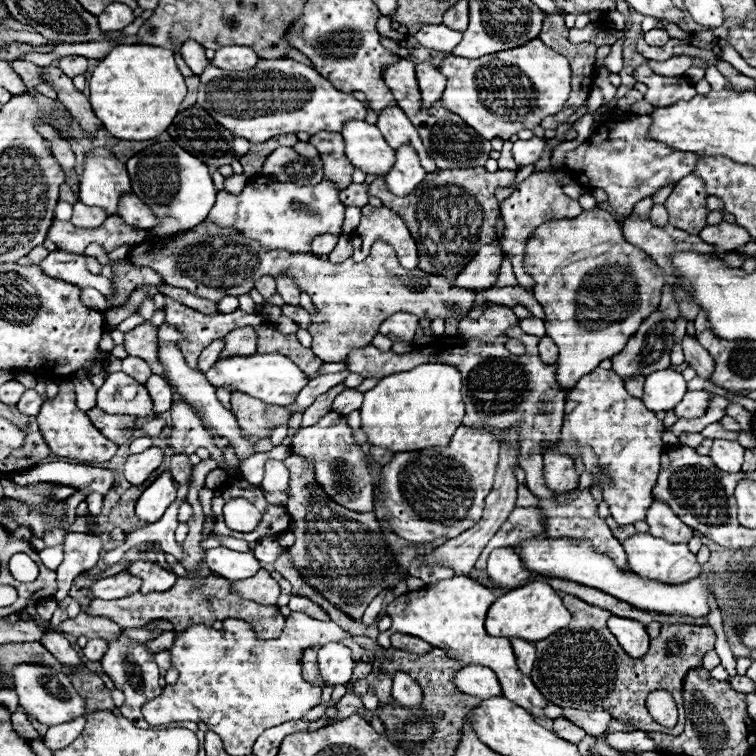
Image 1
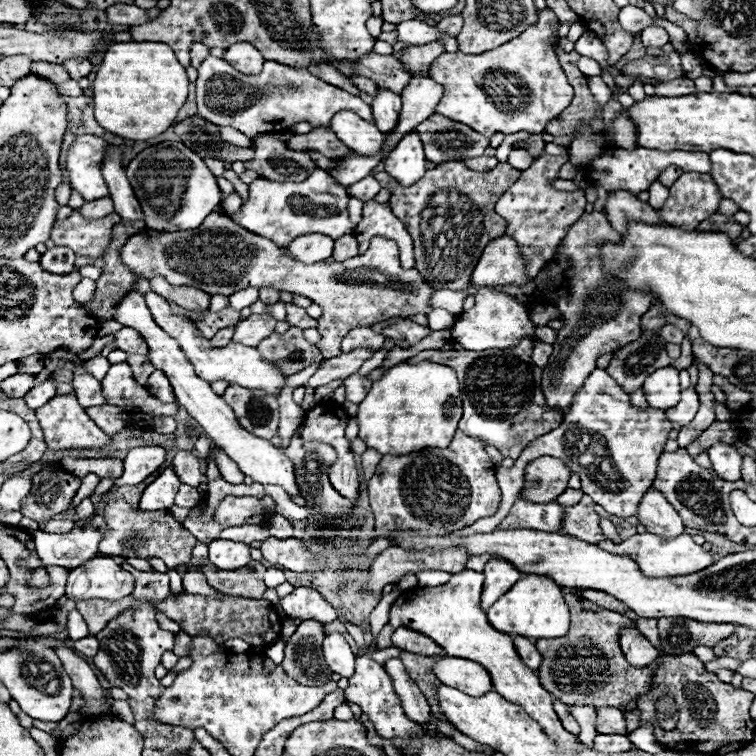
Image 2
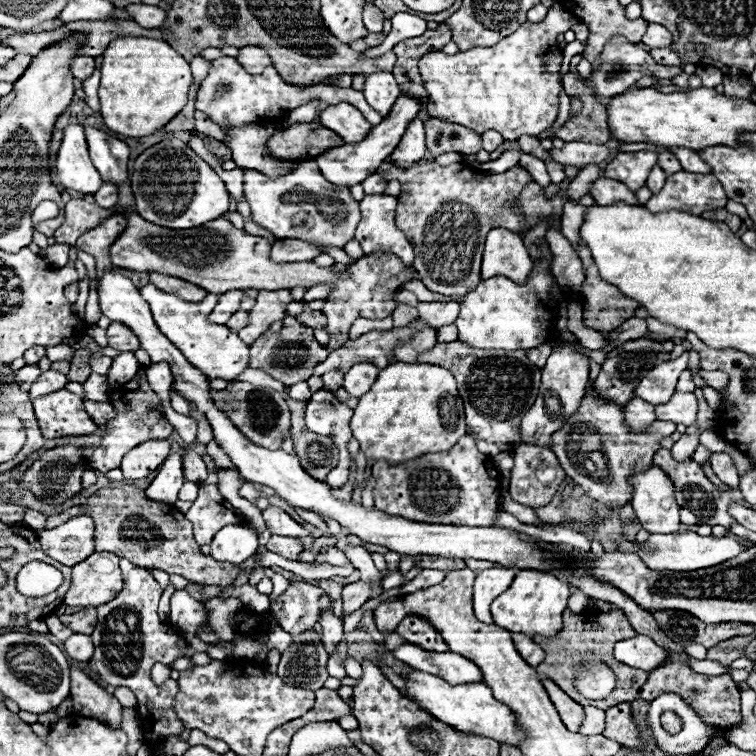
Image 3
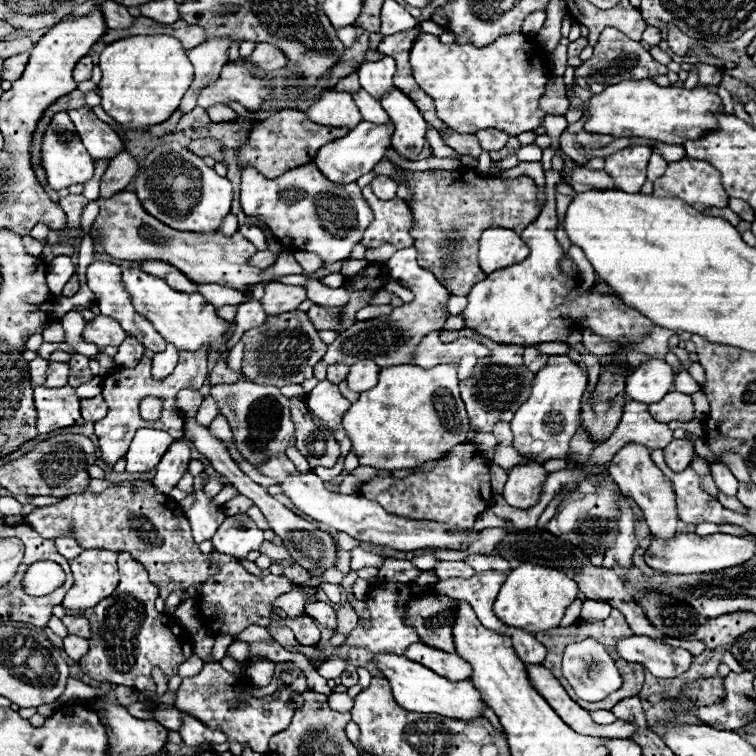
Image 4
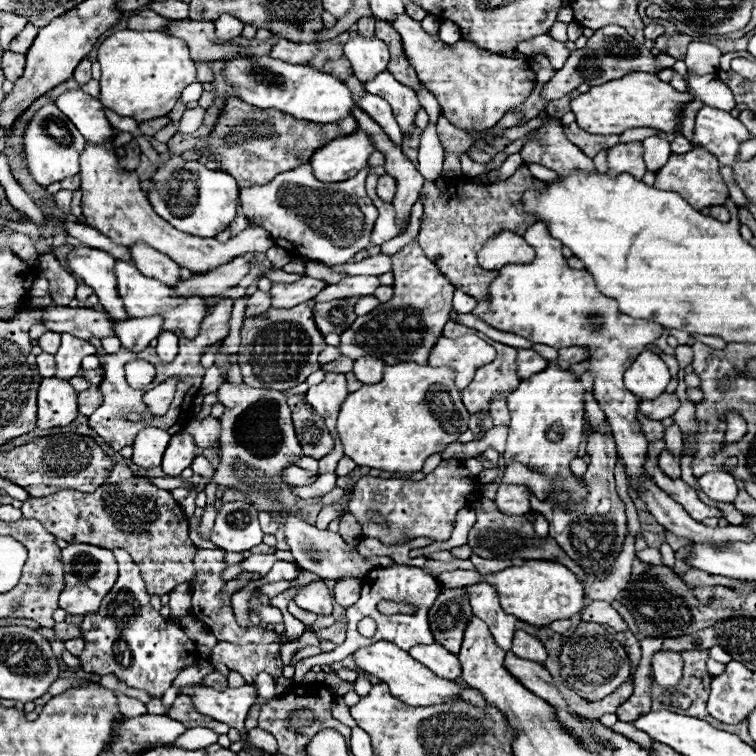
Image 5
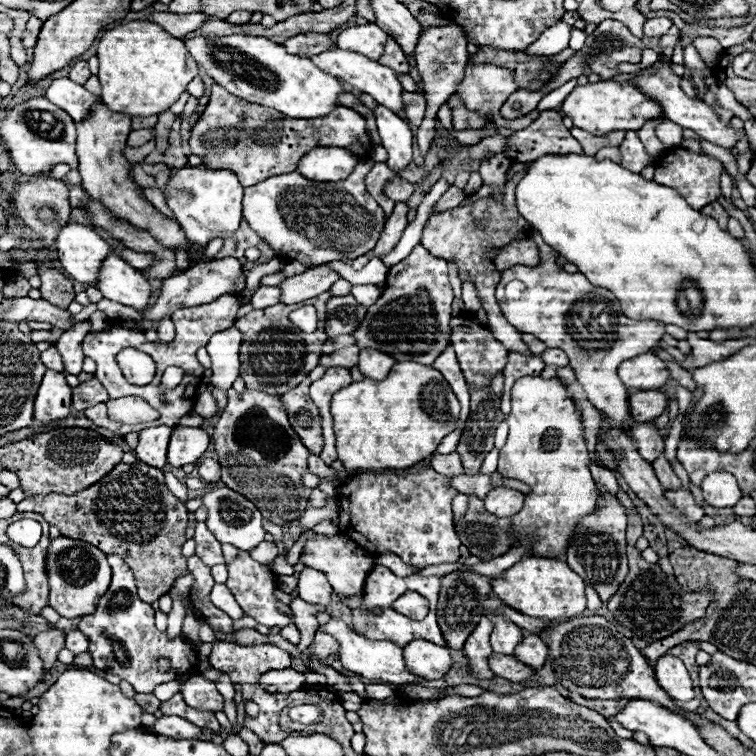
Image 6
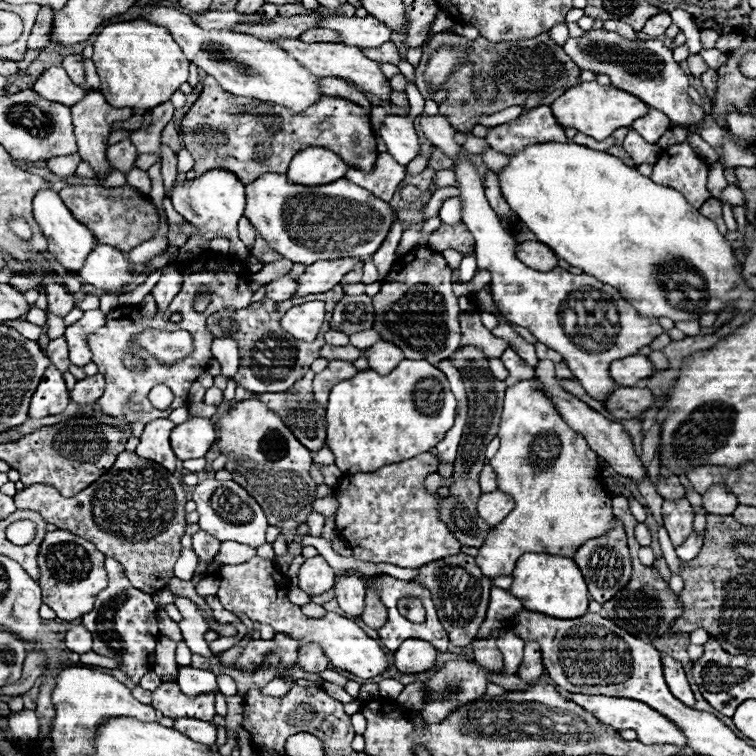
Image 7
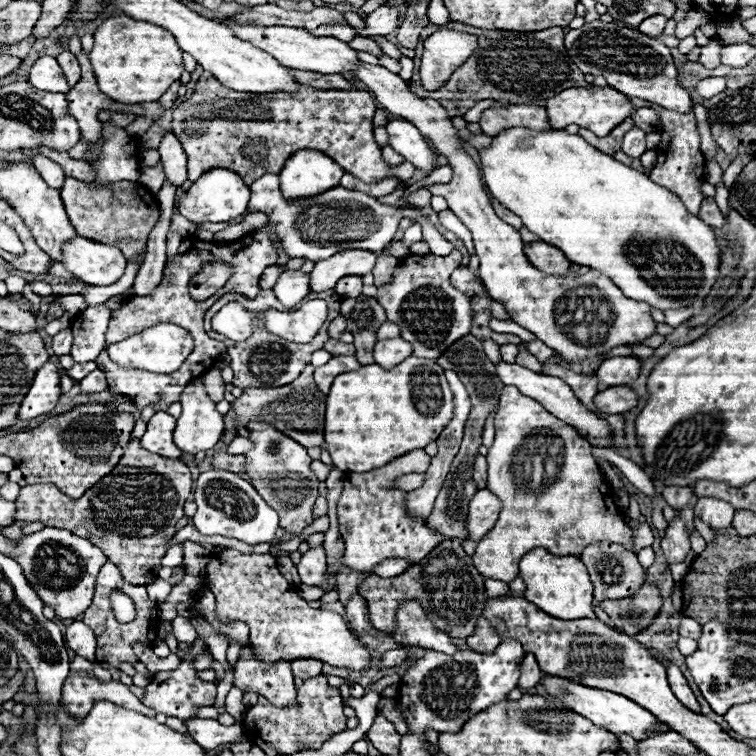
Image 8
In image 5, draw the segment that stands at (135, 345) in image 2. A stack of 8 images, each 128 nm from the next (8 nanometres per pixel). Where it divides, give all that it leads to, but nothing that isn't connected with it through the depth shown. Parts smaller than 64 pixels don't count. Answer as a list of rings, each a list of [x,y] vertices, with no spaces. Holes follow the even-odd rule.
[[[46,306],[42,308],[42,324],[52,332],[70,332],[78,338],[104,338],[112,336],[110,318],[98,314],[92,308],[70,308],[70,306]]]

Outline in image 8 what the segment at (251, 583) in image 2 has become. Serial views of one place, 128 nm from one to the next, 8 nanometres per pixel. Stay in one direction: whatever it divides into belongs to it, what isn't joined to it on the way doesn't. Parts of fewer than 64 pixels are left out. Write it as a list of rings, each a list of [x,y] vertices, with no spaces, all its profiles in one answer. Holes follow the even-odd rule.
[[[132,440],[118,462],[118,466],[104,476],[90,492],[86,492],[82,498],[72,500],[66,494],[62,494],[54,484],[28,484],[22,486],[20,496],[16,500],[16,520],[18,522],[42,522],[44,526],[54,526],[54,528],[66,528],[98,548],[104,550],[106,558],[114,562],[124,580],[132,584],[150,584],[156,578],[156,570],[160,568],[160,560],[166,554],[164,544],[174,536],[174,524],[184,516],[184,502],[188,500],[192,492],[192,476],[190,468],[182,464],[180,460],[170,460],[164,456],[156,456],[152,452],[146,452],[140,444],[140,440]]]

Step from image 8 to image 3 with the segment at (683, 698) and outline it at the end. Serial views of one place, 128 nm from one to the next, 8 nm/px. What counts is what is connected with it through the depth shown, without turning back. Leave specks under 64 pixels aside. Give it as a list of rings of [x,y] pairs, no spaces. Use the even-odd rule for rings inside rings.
[[[638,634],[634,638],[616,642],[614,656],[622,664],[628,664],[632,668],[640,668],[640,670],[652,672],[652,670],[656,670],[656,668],[660,668],[662,664],[668,662],[670,652],[666,648],[658,646],[652,638]],[[694,658],[688,660],[688,666],[694,668],[694,672],[700,672],[700,674],[722,674],[722,672],[728,670],[728,666],[716,664],[712,660],[694,660]]]

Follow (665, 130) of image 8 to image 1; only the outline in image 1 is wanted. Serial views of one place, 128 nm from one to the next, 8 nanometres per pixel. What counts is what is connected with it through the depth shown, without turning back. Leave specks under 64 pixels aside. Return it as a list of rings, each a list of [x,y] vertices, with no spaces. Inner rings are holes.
[[[688,174],[676,182],[672,194],[666,200],[668,224],[682,228],[684,232],[698,234],[706,226],[708,208],[706,208],[706,186],[704,180],[696,174]]]

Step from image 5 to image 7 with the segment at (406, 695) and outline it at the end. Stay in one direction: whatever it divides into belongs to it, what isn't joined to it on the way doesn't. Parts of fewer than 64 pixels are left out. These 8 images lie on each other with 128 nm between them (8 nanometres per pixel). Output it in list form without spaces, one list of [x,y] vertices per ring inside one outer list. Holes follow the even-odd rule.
[[[254,556],[248,562],[242,564],[222,564],[218,574],[218,600],[222,606],[234,614],[244,614],[254,622],[268,624],[274,628],[276,634],[286,634],[294,640],[298,640],[298,646],[316,642],[320,644],[322,652],[330,660],[332,666],[348,670],[360,678],[374,678],[382,674],[388,666],[392,666],[392,660],[384,654],[378,640],[364,634],[360,626],[356,626],[354,620],[340,616],[336,612],[326,612],[324,618],[308,618],[302,614],[300,606],[292,604],[288,598],[288,580],[278,570],[278,566],[272,560],[264,560],[260,556]]]

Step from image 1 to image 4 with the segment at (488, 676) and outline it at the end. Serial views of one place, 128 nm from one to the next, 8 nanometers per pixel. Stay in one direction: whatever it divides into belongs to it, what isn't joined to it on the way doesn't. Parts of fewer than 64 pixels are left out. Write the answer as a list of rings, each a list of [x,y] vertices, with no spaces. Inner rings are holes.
[[[422,642],[410,644],[410,648],[404,652],[404,656],[434,670],[436,674],[440,674],[448,680],[454,680],[454,682],[466,680],[472,674],[470,664],[466,660],[462,660],[458,654],[448,654],[448,652],[442,652],[438,648],[426,646]]]

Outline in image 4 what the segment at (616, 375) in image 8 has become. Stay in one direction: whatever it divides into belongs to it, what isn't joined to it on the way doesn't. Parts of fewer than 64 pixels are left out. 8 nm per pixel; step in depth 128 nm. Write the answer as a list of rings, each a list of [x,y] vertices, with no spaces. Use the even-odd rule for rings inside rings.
[[[648,360],[640,364],[626,380],[626,396],[644,404],[654,404],[670,392],[674,380],[672,366],[664,360]]]

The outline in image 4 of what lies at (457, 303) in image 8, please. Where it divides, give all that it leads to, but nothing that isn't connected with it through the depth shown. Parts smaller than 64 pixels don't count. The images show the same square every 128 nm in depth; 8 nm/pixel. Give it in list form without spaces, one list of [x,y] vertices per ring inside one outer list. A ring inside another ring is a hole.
[[[414,246],[402,248],[384,264],[392,278],[402,280],[404,286],[408,290],[412,290],[414,300],[394,308],[392,314],[388,314],[388,316],[354,322],[348,330],[340,332],[338,338],[328,346],[328,352],[324,356],[326,364],[336,364],[336,362],[354,364],[358,360],[374,360],[380,368],[394,366],[394,364],[408,364],[408,362],[414,362],[414,352],[416,352],[420,340],[424,336],[428,336],[430,332],[438,332],[444,328],[444,322],[450,316],[446,310],[450,292],[436,280],[436,276],[430,270],[426,270],[418,264],[416,248]]]

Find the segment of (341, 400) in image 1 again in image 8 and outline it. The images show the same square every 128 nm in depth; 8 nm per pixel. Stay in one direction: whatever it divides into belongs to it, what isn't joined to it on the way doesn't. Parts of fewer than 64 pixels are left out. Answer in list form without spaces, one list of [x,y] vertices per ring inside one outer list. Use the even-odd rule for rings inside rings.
[[[402,338],[380,340],[374,346],[374,360],[378,364],[382,364],[384,368],[392,368],[394,364],[400,364],[410,354],[412,354],[412,344],[406,342],[406,340],[402,340]]]

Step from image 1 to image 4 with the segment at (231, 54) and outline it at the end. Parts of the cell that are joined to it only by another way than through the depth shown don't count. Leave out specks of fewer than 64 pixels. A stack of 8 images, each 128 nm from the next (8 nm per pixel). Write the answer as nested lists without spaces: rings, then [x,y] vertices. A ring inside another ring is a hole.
[[[258,44],[256,46],[256,50],[248,56],[248,60],[252,62],[252,64],[256,64],[258,68],[262,68],[262,70],[266,70],[266,72],[272,72],[272,70],[278,70],[278,68],[282,68],[282,66],[286,66],[286,56],[284,56],[284,52],[280,50],[280,48],[276,48],[274,44]]]

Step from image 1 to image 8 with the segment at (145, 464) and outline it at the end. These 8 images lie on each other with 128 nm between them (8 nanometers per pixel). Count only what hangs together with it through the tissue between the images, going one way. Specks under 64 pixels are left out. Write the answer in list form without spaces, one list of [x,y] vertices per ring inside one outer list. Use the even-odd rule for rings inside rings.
[[[156,412],[148,420],[148,430],[142,436],[142,446],[154,454],[160,456],[170,456],[170,458],[180,458],[180,450],[172,440],[176,418],[170,416],[168,412]]]

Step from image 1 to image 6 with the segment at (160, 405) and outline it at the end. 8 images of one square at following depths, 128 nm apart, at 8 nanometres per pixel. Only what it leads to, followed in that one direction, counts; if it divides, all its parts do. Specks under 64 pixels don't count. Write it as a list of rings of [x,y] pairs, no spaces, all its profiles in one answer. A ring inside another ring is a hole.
[[[162,318],[158,326],[158,338],[162,342],[172,342],[174,340],[174,324],[170,318]]]

